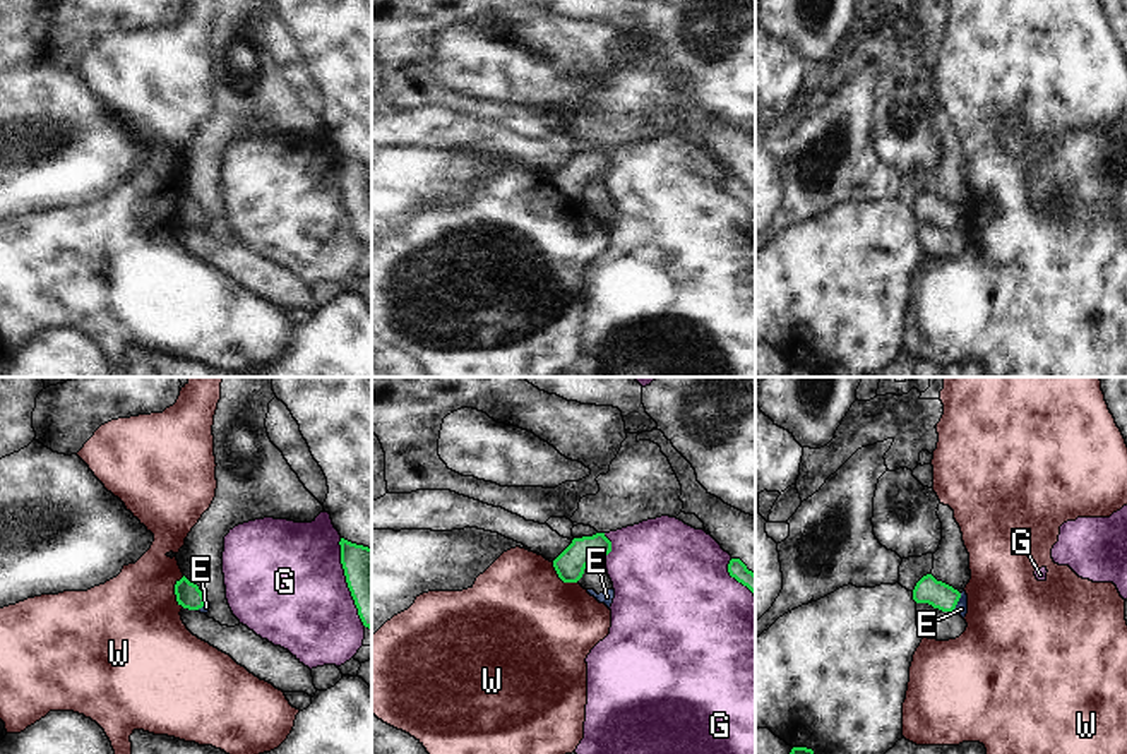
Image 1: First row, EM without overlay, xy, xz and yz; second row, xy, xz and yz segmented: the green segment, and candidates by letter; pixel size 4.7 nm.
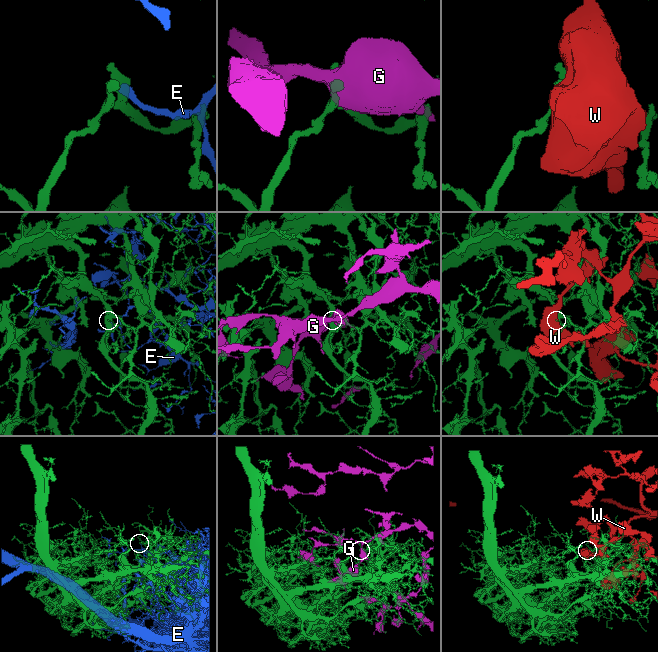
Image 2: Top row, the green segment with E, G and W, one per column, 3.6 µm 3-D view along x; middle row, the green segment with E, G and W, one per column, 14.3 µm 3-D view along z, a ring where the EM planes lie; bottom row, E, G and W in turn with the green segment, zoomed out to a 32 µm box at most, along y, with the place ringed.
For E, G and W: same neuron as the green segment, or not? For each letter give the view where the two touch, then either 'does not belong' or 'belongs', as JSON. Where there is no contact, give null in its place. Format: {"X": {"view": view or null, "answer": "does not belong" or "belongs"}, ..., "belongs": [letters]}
{"E": {"view": "yz", "answer": "does not belong"}, "G": {"view": "xz", "answer": "does not belong"}, "W": {"view": "xy", "answer": "does not belong"}, "belongs": []}

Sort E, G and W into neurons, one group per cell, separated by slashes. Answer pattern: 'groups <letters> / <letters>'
groups E / G / W

